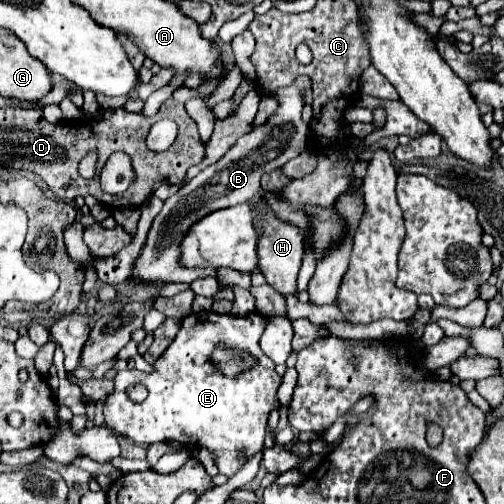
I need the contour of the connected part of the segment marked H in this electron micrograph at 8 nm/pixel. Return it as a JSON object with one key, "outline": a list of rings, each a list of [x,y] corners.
{"outline":[[[259,210],[255,216],[255,224],[263,232],[263,236],[259,240],[259,248],[257,248],[259,270],[263,272],[267,282],[281,296],[297,294],[297,274],[301,268],[301,260],[303,260],[303,236],[301,236],[301,232],[295,226],[289,226],[289,224],[277,220],[277,216],[271,210]]]}

